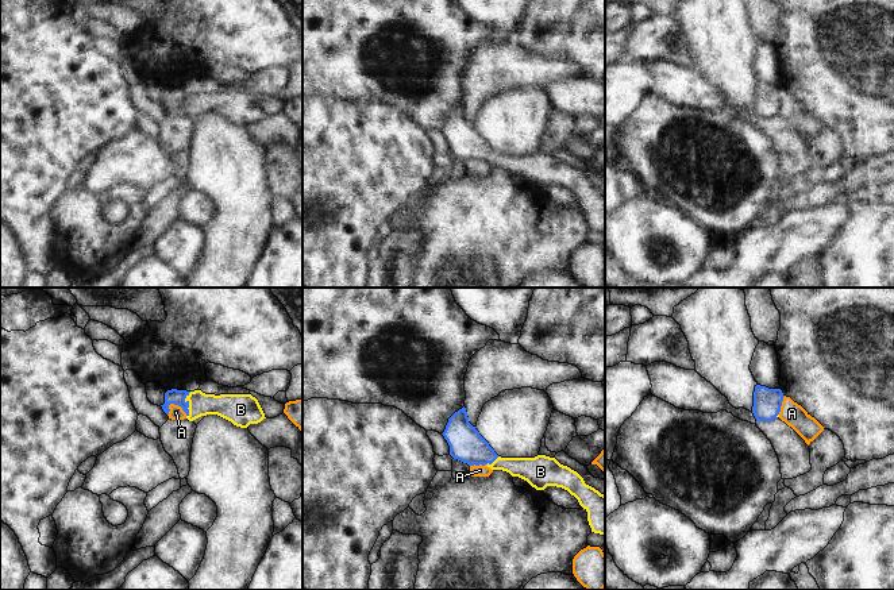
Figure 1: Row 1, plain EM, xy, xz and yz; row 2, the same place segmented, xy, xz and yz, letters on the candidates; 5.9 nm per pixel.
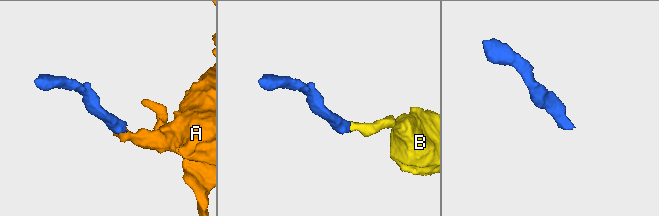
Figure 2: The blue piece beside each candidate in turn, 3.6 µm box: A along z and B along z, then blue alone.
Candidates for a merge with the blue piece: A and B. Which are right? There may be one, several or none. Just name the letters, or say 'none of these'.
B

